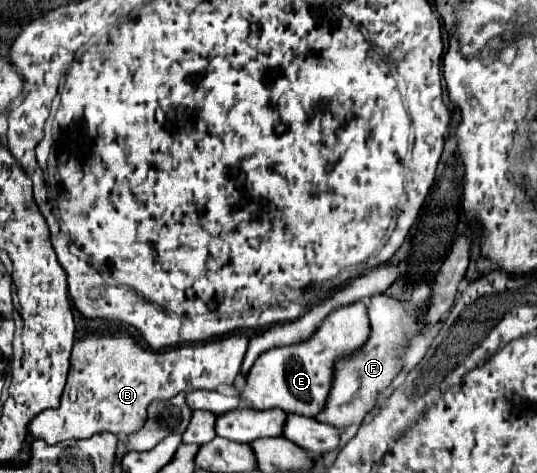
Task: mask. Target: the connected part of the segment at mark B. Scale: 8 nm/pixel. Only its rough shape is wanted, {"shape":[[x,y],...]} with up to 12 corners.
{"shape":[[129,332],[73,344],[47,444],[135,434],[153,400],[233,384],[249,338],[149,352]]}

